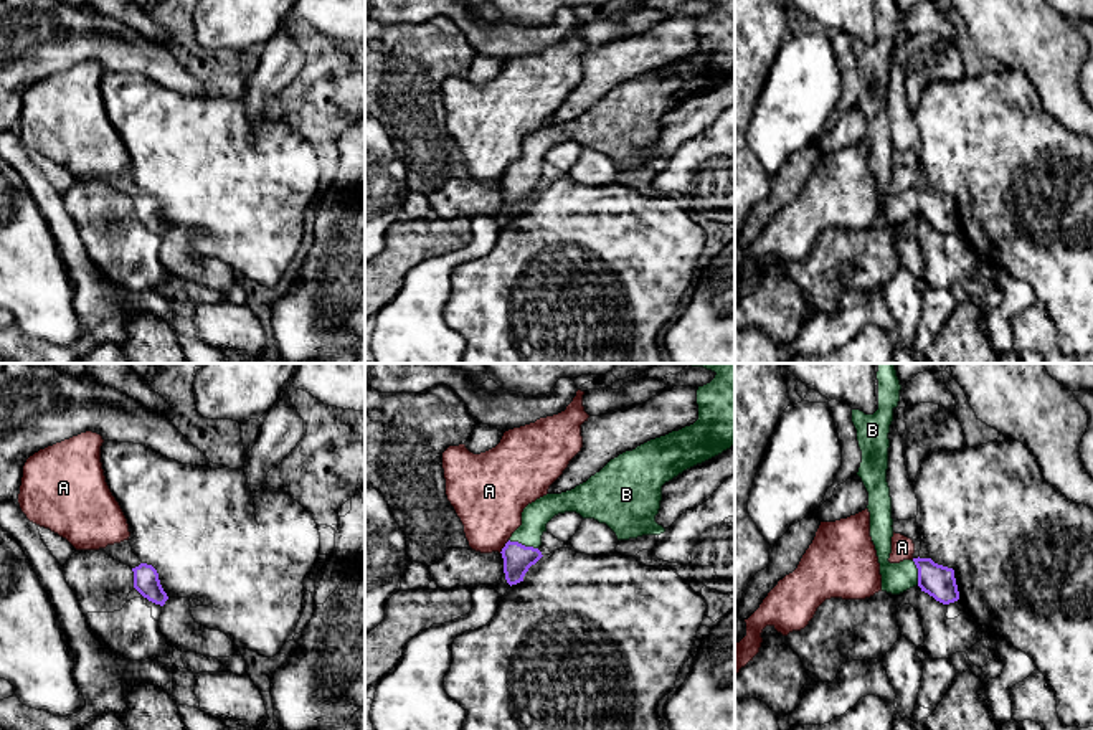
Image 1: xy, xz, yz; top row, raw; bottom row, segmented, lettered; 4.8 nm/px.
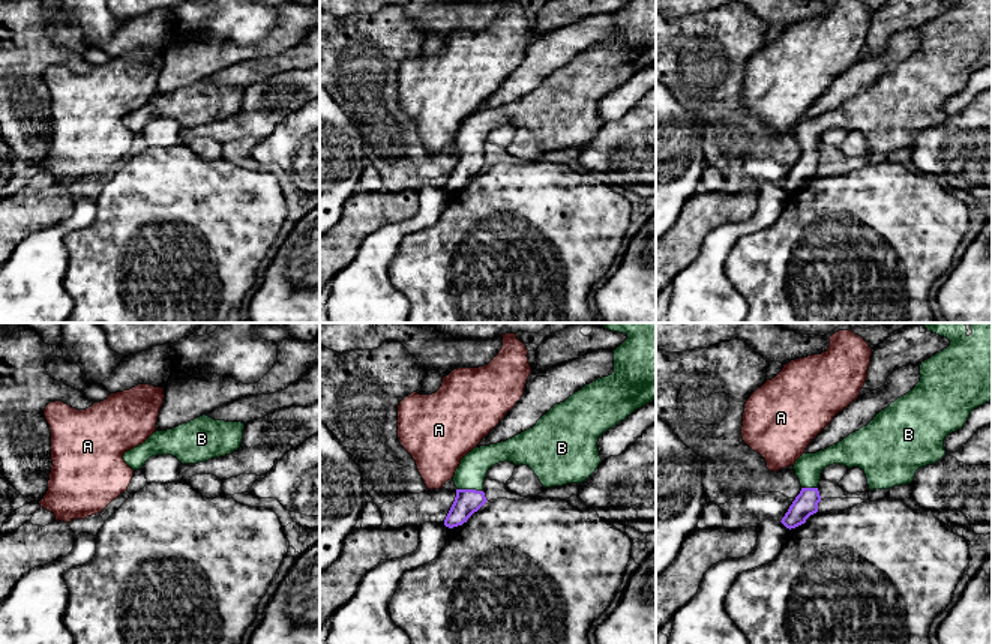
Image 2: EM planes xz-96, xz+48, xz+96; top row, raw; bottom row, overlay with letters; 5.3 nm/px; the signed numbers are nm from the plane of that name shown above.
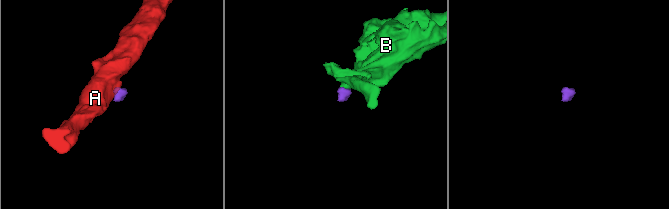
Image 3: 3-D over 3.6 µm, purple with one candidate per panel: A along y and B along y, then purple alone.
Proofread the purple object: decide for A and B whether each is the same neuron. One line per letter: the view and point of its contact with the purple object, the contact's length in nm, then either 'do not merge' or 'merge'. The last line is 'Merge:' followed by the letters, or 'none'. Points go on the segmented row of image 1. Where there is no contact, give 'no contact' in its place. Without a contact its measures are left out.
A: meets purple in xz at (504, 547); contact 80 nm long; do not merge
B: meets purple in xz at (524, 545); contact 150 nm long; merge
Merge: B

